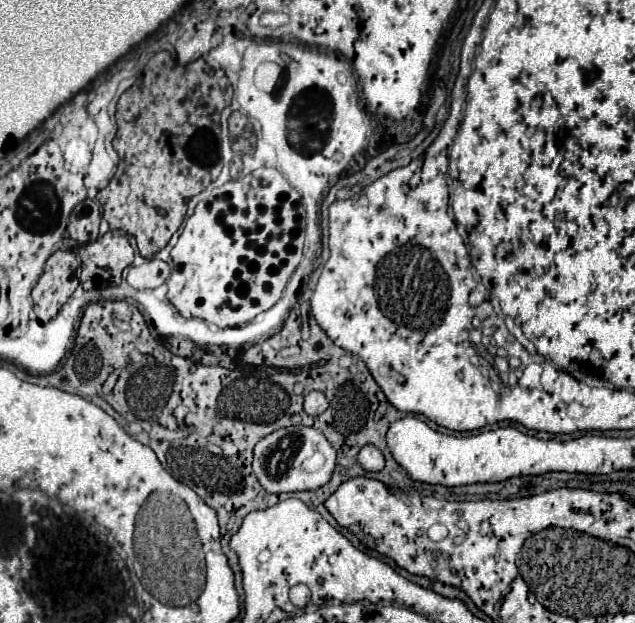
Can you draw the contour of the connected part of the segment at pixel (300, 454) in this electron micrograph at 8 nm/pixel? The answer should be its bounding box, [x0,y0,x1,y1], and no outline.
[252,425,336,493]

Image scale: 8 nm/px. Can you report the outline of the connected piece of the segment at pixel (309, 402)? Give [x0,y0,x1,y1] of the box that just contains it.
[304,391,328,415]

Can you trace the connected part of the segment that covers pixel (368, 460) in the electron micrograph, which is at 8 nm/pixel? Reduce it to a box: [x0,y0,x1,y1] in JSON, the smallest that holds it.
[358,445,384,473]

